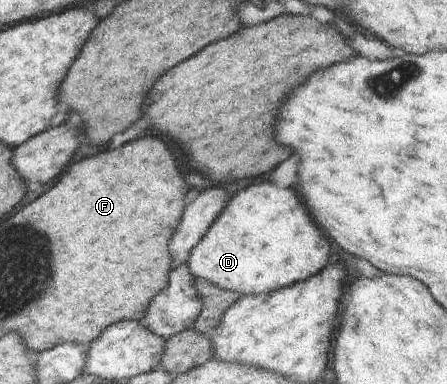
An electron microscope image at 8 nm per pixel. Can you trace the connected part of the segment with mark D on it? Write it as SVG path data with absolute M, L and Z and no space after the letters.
M261 181L232 196L223 213L191 252L187 264L196 279L245 296L271 293L307 280L333 258L326 236L315 229L307 209L297 201L297 195Z

